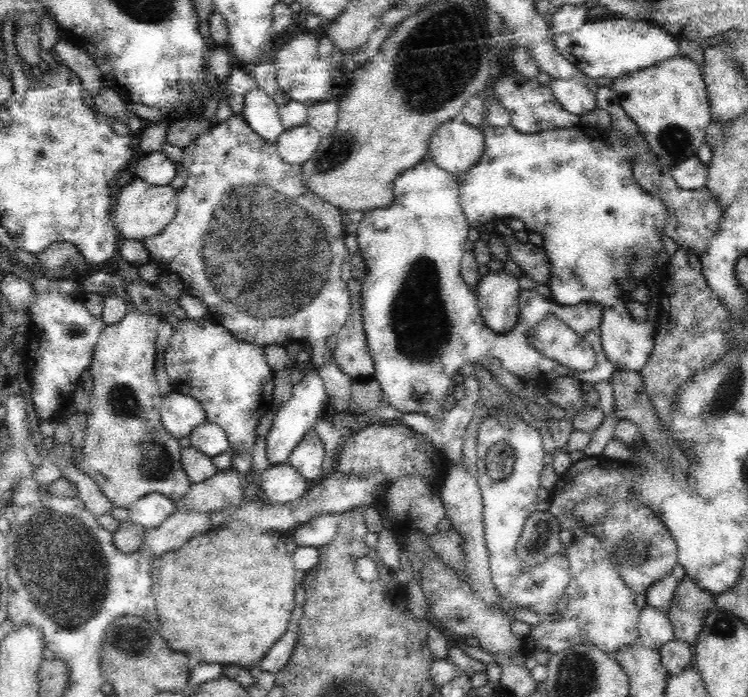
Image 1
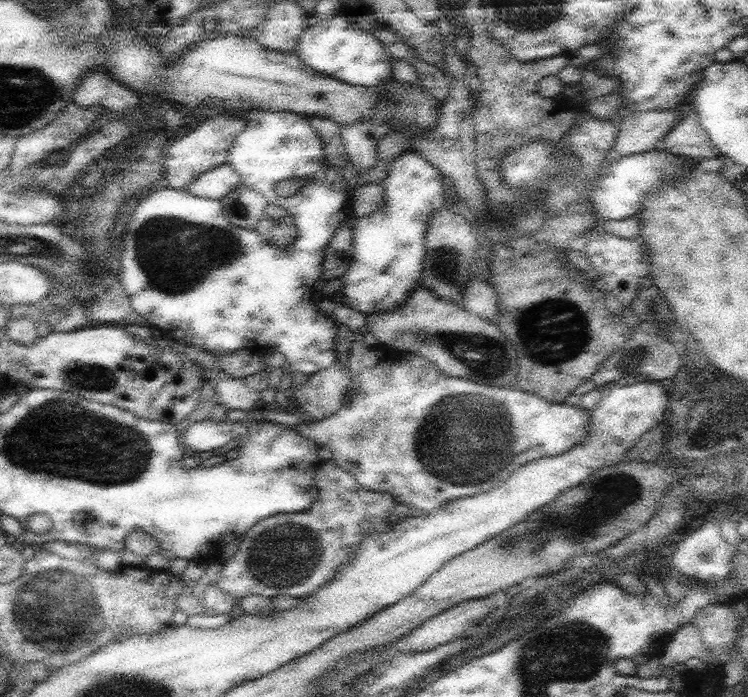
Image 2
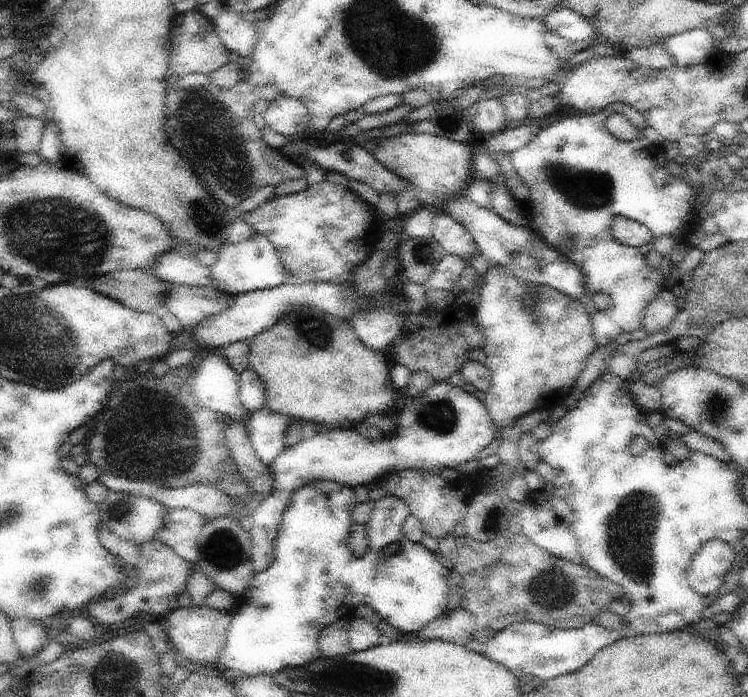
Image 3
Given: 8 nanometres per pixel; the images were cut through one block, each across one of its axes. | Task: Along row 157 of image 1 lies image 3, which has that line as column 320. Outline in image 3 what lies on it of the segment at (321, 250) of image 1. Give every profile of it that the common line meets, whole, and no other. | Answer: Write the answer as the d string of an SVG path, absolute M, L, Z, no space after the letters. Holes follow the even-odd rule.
M321 181L294 194L268 198L245 221L272 242L294 285L312 281L346 286L355 284L358 266L372 256L384 234L383 218L376 207L344 185Z

